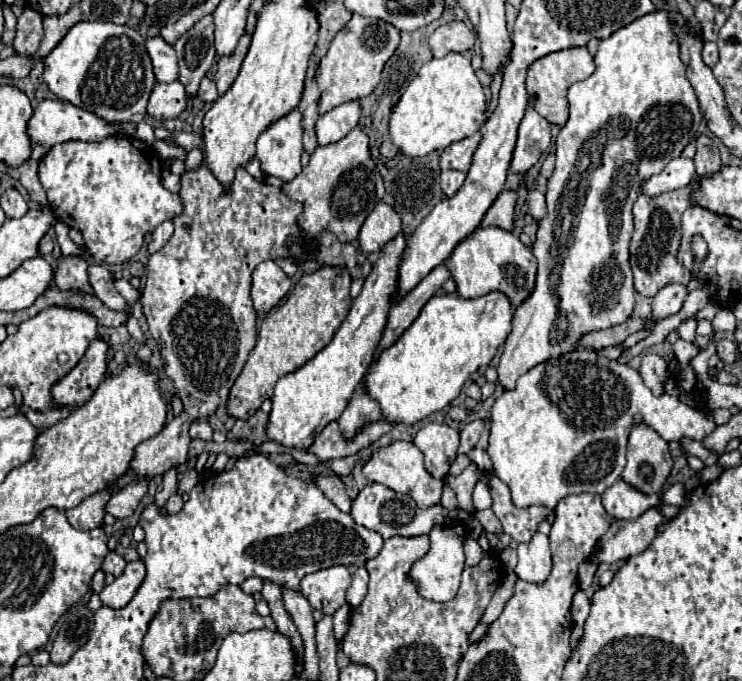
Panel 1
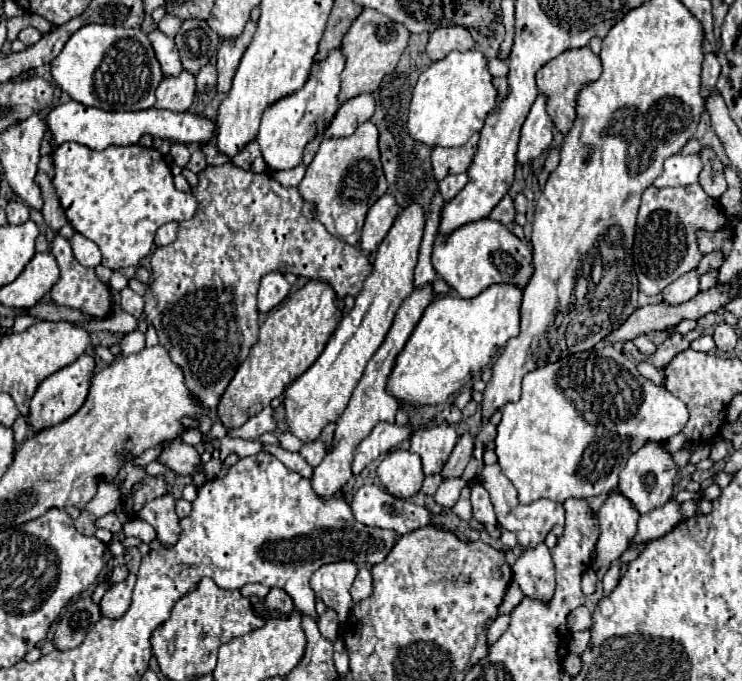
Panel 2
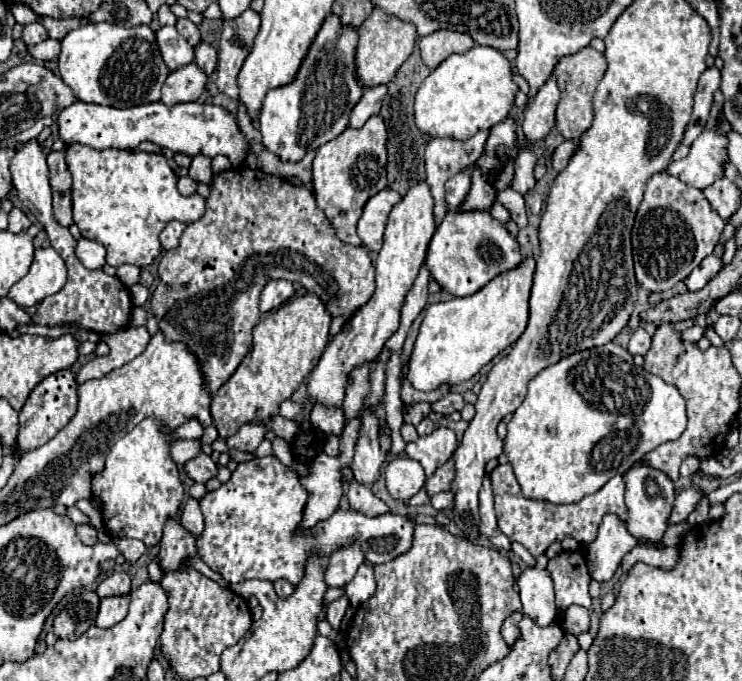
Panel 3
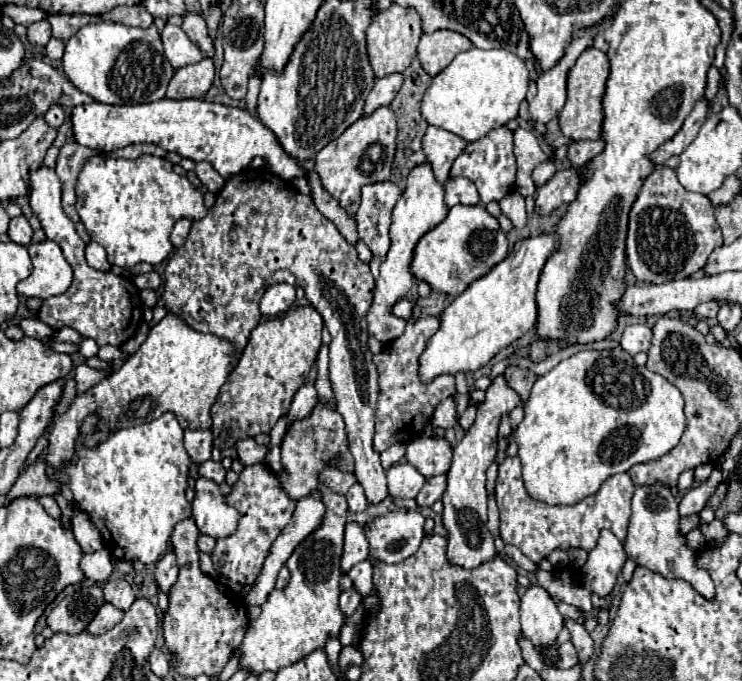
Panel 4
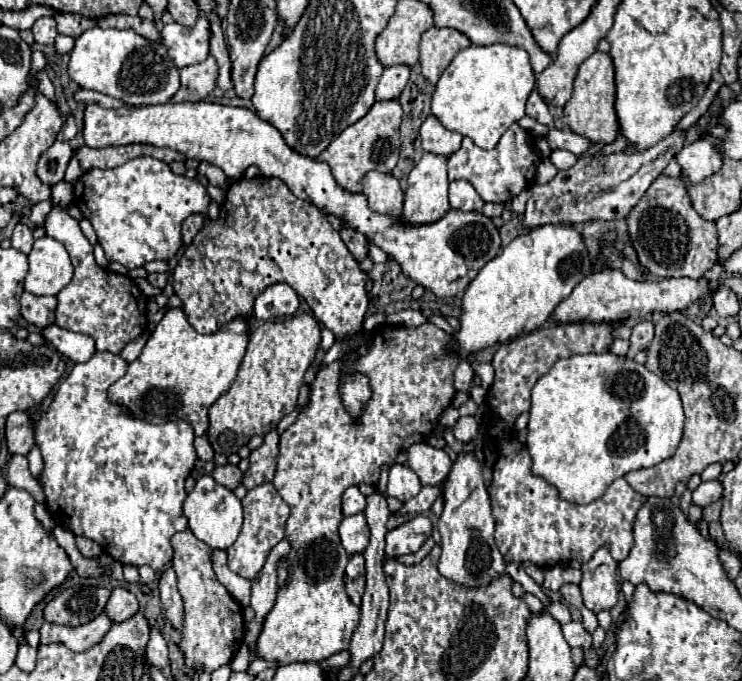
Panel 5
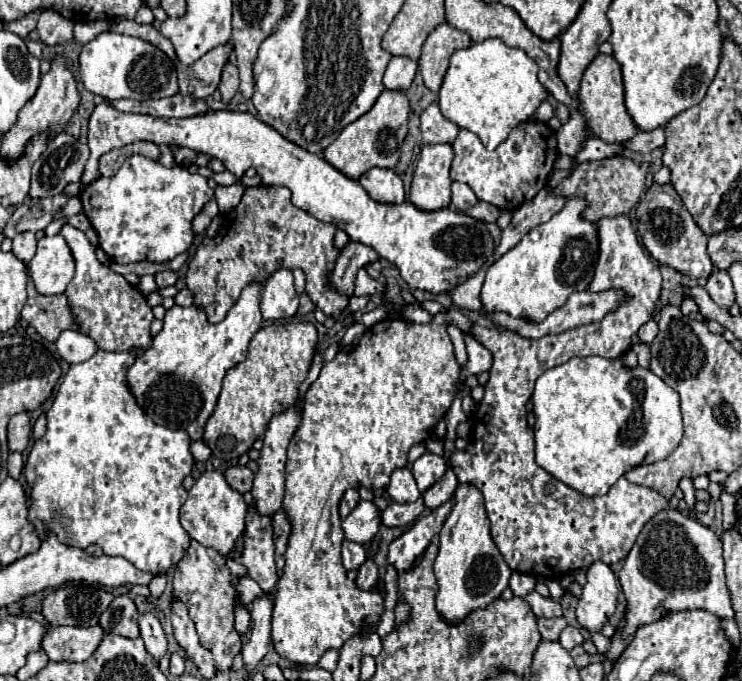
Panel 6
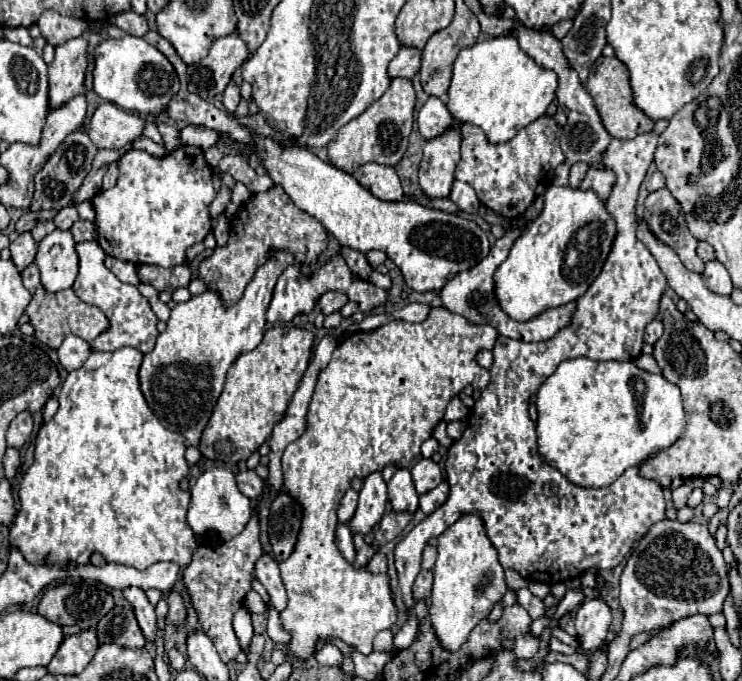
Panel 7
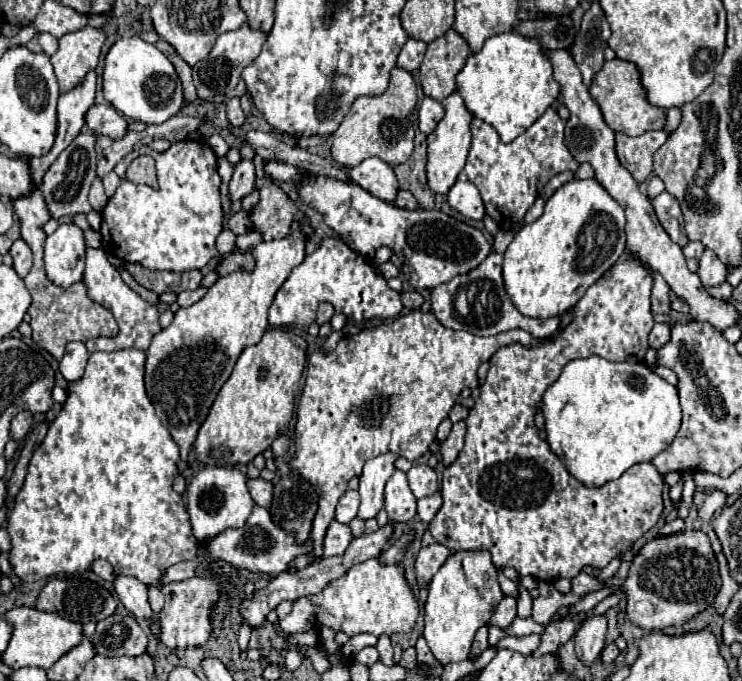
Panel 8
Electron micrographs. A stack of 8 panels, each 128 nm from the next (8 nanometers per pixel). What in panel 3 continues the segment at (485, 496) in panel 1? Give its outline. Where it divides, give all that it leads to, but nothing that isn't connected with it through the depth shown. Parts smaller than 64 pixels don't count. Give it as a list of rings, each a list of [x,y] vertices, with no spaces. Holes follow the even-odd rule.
[[[488,474],[484,476],[482,488],[478,492],[480,498],[480,534],[486,536],[496,548],[510,550],[510,540],[500,532],[496,524],[496,514],[494,514],[494,496],[492,496],[492,486]]]

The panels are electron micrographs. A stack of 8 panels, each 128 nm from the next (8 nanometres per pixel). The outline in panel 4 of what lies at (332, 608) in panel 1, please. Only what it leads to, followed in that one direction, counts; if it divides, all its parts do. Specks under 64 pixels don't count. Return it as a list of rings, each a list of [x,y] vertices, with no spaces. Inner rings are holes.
[[[356,522],[346,524],[344,532],[344,552],[340,558],[340,570],[346,574],[354,564],[368,560],[368,540],[364,536],[364,530]]]

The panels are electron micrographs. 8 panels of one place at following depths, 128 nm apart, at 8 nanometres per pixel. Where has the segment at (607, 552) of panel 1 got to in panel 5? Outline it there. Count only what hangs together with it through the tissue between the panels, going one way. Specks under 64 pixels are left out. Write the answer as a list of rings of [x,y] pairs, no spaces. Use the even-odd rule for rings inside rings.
[[[710,480],[710,482],[702,482],[694,492],[692,492],[692,504],[704,508],[716,500],[720,500],[722,496],[722,484],[718,480]]]

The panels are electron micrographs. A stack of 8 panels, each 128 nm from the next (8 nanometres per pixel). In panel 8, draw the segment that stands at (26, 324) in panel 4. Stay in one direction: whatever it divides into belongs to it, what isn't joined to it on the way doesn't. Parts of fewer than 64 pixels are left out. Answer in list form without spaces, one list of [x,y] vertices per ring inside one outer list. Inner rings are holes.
[[[68,342],[64,358],[60,360],[60,372],[68,382],[80,380],[80,376],[84,374],[86,362],[88,362],[88,350],[84,342]]]

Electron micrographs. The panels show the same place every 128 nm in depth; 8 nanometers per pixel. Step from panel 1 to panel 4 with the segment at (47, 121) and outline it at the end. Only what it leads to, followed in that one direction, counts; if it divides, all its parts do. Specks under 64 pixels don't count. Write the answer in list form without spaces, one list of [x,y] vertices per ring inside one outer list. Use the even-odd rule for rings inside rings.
[[[162,98],[158,102],[134,106],[110,106],[100,102],[82,104],[72,108],[72,132],[78,144],[100,152],[120,150],[134,142],[150,142],[164,148],[166,152],[176,152],[182,158],[190,158],[194,162],[206,160],[224,178],[242,172],[256,156],[262,156],[268,168],[288,182],[296,176],[304,176],[304,172],[300,172],[300,162],[292,160],[282,150],[276,136],[268,128],[264,128],[258,118],[250,116],[242,108],[232,108],[206,100]]]

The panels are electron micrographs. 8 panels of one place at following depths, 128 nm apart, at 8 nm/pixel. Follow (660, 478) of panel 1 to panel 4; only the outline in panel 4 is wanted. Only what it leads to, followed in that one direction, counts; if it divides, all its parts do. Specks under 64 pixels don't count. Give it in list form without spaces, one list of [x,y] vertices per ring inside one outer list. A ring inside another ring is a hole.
[[[656,482],[652,486],[636,486],[632,496],[632,516],[624,540],[624,550],[638,562],[638,566],[660,572],[664,578],[688,580],[704,598],[712,598],[712,578],[702,568],[696,568],[698,552],[686,546],[686,538],[678,532],[678,520],[678,502],[666,484]]]

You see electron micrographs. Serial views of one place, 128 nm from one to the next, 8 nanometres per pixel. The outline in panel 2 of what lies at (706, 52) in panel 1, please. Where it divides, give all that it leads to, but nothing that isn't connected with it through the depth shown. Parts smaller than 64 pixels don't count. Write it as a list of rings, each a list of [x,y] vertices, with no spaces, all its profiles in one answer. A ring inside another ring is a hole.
[[[708,52],[702,62],[702,96],[704,98],[712,94],[712,88],[716,86],[718,76],[720,76],[720,64],[716,60],[716,54]]]

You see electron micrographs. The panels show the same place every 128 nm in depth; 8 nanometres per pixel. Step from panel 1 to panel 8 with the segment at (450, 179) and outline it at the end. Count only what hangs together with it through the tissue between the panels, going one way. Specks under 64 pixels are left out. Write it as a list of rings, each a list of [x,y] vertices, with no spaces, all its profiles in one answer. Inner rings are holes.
[[[456,182],[450,192],[448,192],[448,204],[458,210],[460,214],[464,214],[466,218],[474,218],[474,220],[482,220],[484,218],[484,204],[480,198],[478,188],[472,182]]]

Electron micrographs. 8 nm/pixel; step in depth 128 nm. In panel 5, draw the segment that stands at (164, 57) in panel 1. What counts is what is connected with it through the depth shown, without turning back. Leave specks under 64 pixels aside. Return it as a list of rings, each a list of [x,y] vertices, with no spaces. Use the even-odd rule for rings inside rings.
[[[200,12],[194,28],[184,28],[180,24],[166,24],[162,30],[162,44],[168,56],[178,68],[204,62],[208,58],[208,20]]]

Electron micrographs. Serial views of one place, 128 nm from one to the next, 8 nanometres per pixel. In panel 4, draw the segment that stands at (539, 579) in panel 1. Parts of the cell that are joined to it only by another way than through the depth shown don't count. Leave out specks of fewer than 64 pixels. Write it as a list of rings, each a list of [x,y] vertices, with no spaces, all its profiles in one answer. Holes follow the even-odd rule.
[[[532,584],[526,588],[526,594],[522,596],[522,606],[520,606],[520,622],[522,622],[522,632],[532,644],[538,648],[540,654],[544,654],[546,662],[550,664],[554,658],[552,654],[556,652],[554,640],[564,628],[564,618],[560,616],[552,596],[548,590],[544,590],[538,584]],[[542,646],[550,646],[548,650],[542,650]]]

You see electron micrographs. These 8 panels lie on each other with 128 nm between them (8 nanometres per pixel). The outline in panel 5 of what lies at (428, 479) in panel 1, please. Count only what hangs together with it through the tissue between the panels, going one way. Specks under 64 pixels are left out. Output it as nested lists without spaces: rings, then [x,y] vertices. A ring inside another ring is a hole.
[[[392,464],[390,468],[390,476],[388,476],[388,488],[386,494],[394,496],[402,502],[414,498],[420,492],[422,484],[420,478],[416,476],[416,472],[412,472],[406,464]]]

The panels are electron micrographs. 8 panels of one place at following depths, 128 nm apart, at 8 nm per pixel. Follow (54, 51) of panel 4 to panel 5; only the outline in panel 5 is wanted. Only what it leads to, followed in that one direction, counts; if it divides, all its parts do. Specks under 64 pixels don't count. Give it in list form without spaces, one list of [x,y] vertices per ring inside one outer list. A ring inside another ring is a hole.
[[[58,34],[58,36],[56,36],[56,40],[54,40],[54,48],[56,48],[56,52],[58,52],[58,54],[68,54],[68,52],[74,48],[74,38]]]

